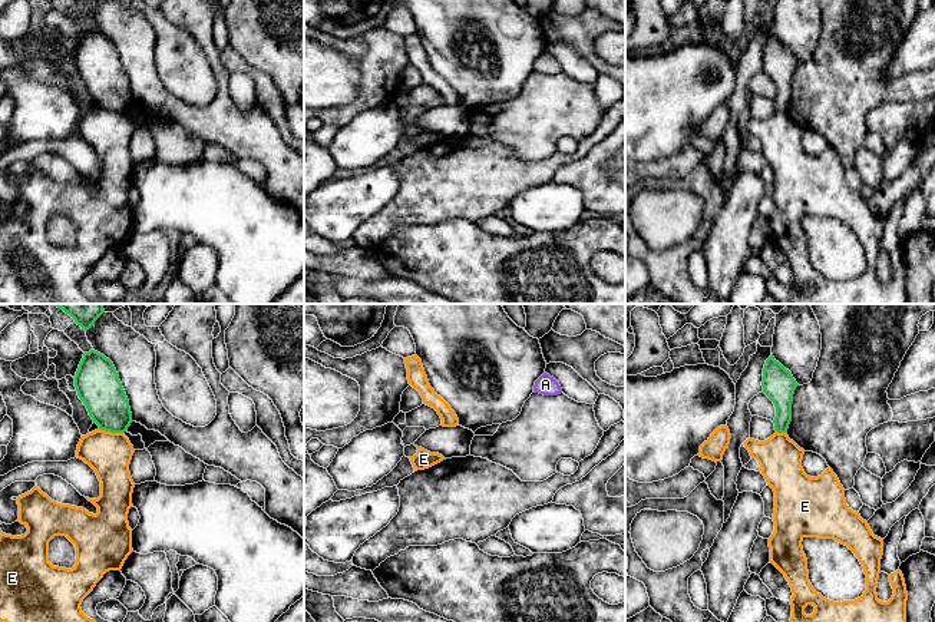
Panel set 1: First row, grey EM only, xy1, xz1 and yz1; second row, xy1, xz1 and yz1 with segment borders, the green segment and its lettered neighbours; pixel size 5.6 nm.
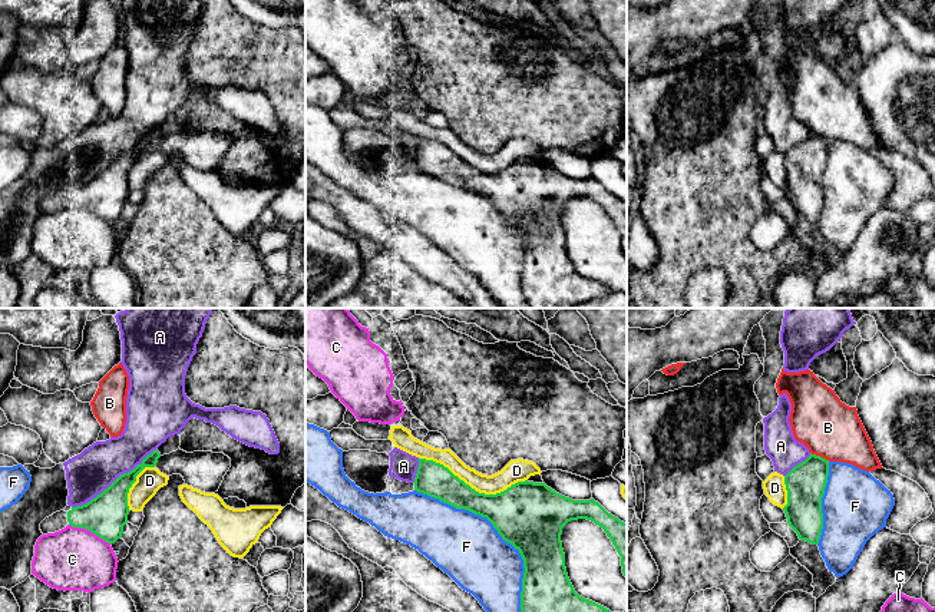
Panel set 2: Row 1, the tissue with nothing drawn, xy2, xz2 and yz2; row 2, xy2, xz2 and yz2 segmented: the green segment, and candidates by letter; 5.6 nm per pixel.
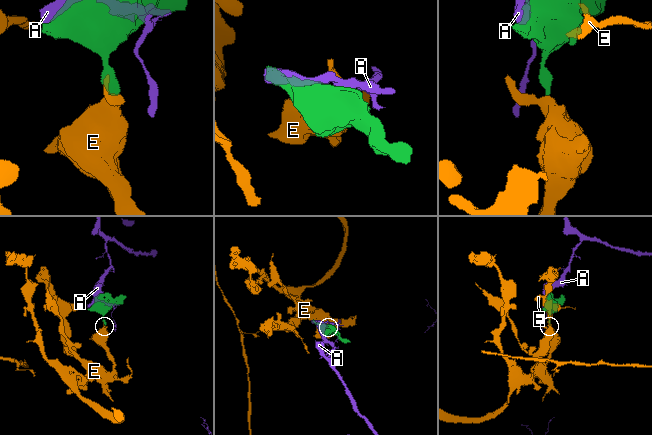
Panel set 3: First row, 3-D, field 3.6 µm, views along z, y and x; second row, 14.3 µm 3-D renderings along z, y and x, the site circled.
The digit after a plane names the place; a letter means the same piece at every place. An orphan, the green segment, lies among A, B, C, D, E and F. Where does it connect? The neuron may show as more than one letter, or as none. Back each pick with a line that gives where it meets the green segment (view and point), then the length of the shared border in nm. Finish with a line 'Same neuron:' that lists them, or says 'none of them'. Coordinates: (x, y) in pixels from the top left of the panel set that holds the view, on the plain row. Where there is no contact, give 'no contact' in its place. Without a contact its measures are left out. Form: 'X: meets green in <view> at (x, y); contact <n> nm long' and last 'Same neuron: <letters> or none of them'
Same neuron: none of them

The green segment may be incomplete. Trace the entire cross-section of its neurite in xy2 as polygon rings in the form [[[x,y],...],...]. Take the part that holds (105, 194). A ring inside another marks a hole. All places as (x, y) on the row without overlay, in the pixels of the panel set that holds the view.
[[[153,129],[133,149],[120,153],[108,168],[86,183],[72,186],[69,191],[60,189],[46,196],[40,202],[43,214],[54,212],[67,204],[87,208],[102,219],[115,222],[122,216],[123,205],[128,202],[129,185],[128,172],[136,161],[136,155],[145,146],[155,146],[161,132]]]

